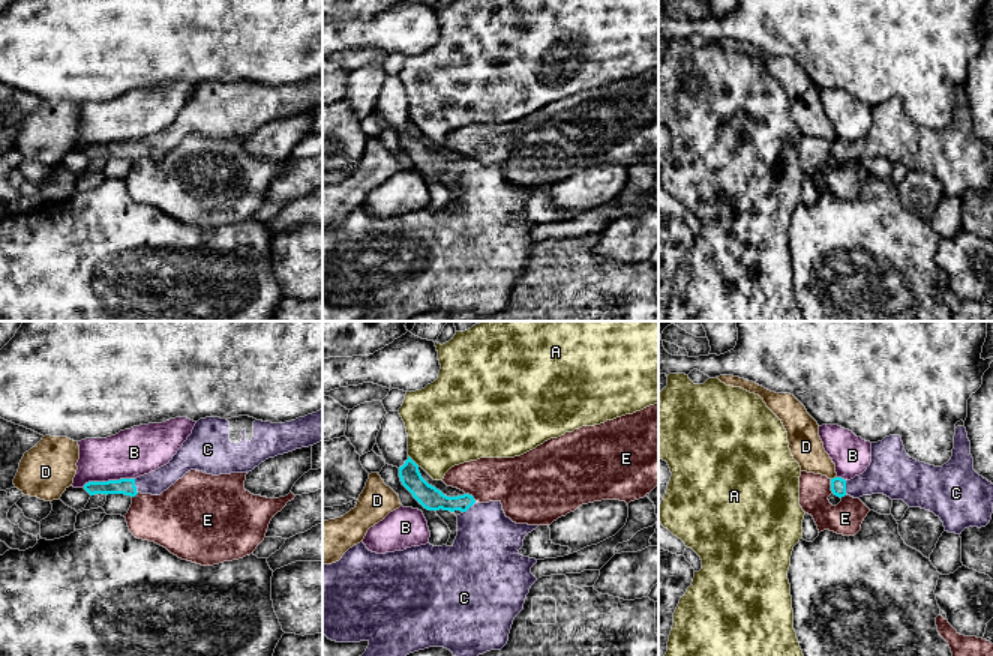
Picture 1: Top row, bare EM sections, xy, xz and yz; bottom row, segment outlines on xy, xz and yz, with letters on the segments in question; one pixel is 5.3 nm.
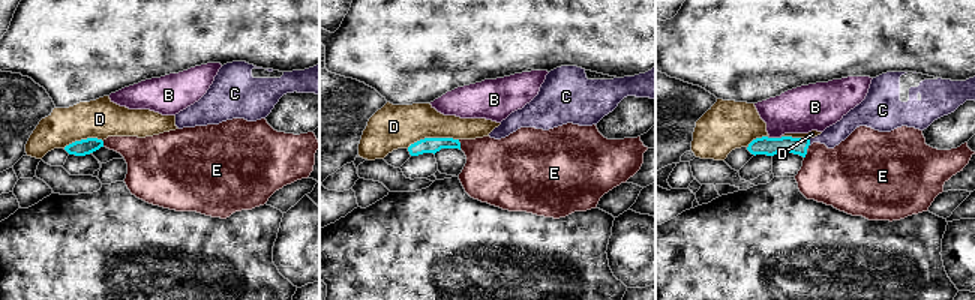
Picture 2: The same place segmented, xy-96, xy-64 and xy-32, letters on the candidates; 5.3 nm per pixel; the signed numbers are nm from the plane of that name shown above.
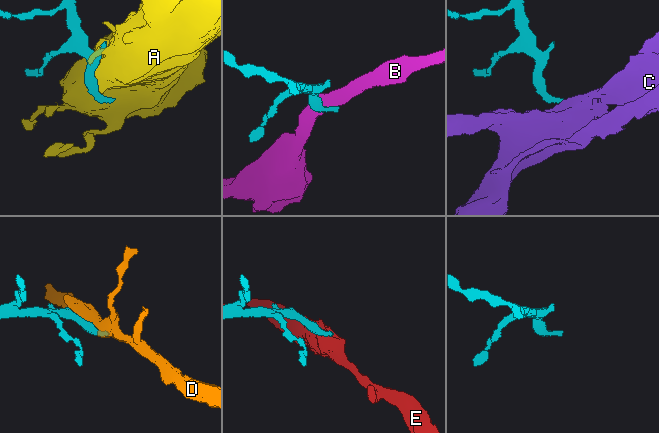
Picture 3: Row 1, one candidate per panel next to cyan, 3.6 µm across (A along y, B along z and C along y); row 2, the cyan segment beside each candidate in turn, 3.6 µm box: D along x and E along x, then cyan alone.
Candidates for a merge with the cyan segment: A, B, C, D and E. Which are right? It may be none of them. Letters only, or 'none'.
C

